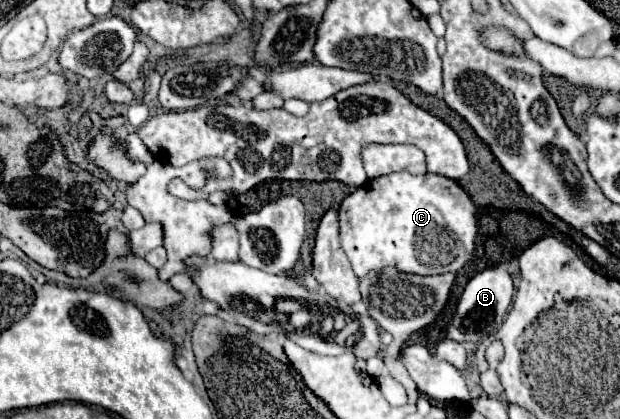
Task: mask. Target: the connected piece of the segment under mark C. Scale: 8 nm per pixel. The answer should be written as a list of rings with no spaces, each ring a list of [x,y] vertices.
[[[389,173],[367,181],[339,207],[341,247],[357,277],[393,265],[405,273],[457,273],[473,255],[477,207],[455,181],[437,173]]]

